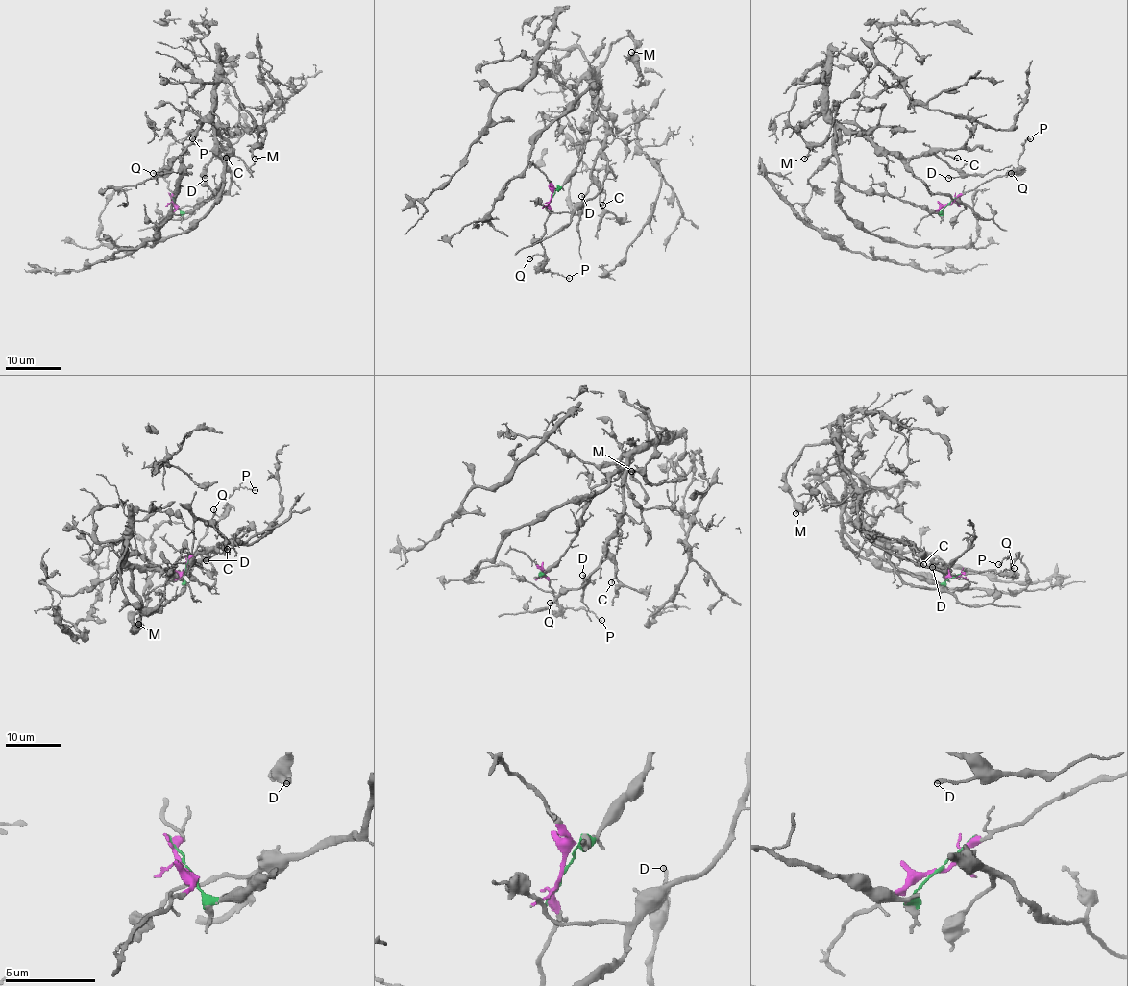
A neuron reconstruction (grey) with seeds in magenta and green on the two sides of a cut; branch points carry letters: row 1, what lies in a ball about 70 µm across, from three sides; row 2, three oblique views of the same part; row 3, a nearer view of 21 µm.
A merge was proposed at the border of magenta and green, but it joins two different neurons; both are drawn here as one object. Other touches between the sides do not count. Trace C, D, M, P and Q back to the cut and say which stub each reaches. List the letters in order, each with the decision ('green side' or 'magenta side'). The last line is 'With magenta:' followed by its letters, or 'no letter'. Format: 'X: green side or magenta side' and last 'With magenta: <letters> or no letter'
C: green side
D: green side
M: green side
P: magenta side
Q: magenta side
With magenta: P, Q

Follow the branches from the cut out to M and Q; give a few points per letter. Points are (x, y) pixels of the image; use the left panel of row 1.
M: (175, 204), (189, 212), (215, 193), (224, 177), (212, 113), (221, 81), (236, 91), (257, 132), (256, 159)
Q: (175, 204), (173, 193), (165, 180), (166, 174), (153, 172)

